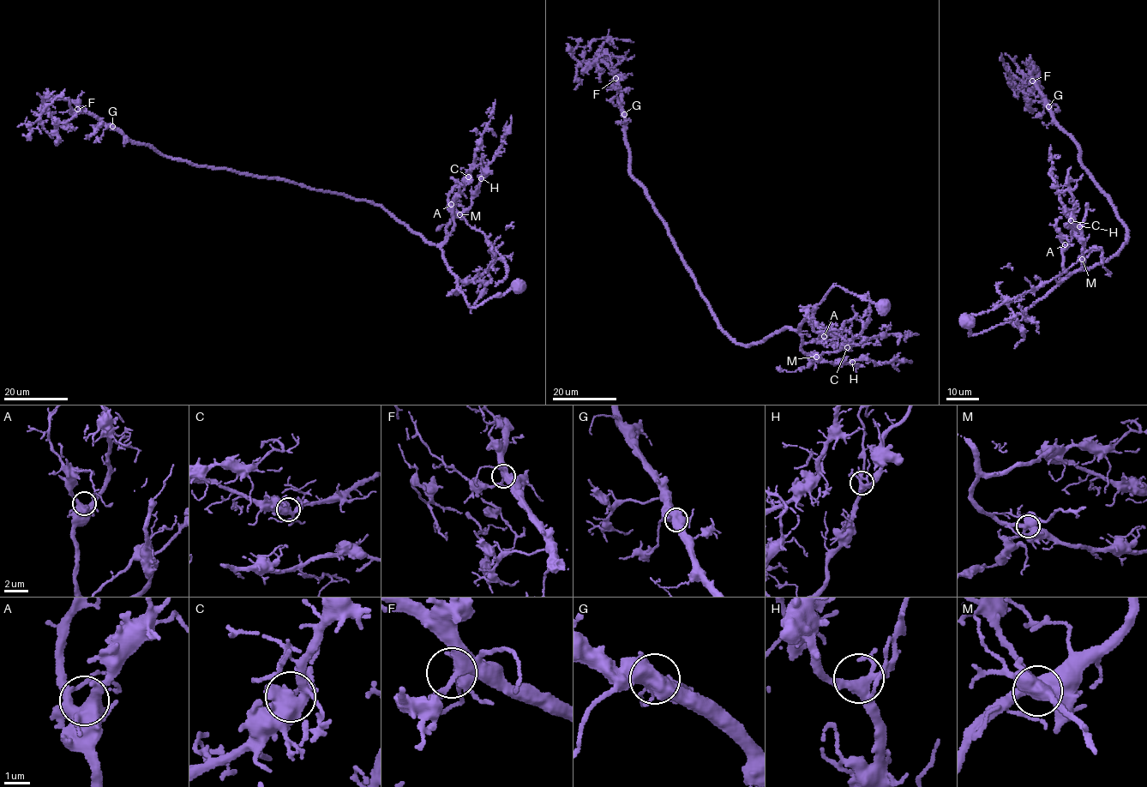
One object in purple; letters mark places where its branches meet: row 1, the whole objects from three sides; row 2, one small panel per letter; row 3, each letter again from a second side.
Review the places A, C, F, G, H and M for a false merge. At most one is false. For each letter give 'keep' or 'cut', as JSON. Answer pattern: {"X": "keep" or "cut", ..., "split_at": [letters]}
{"A": "keep", "C": "keep", "F": "keep", "G": "keep", "H": "keep", "M": "cut", "split_at": ["M"]}

